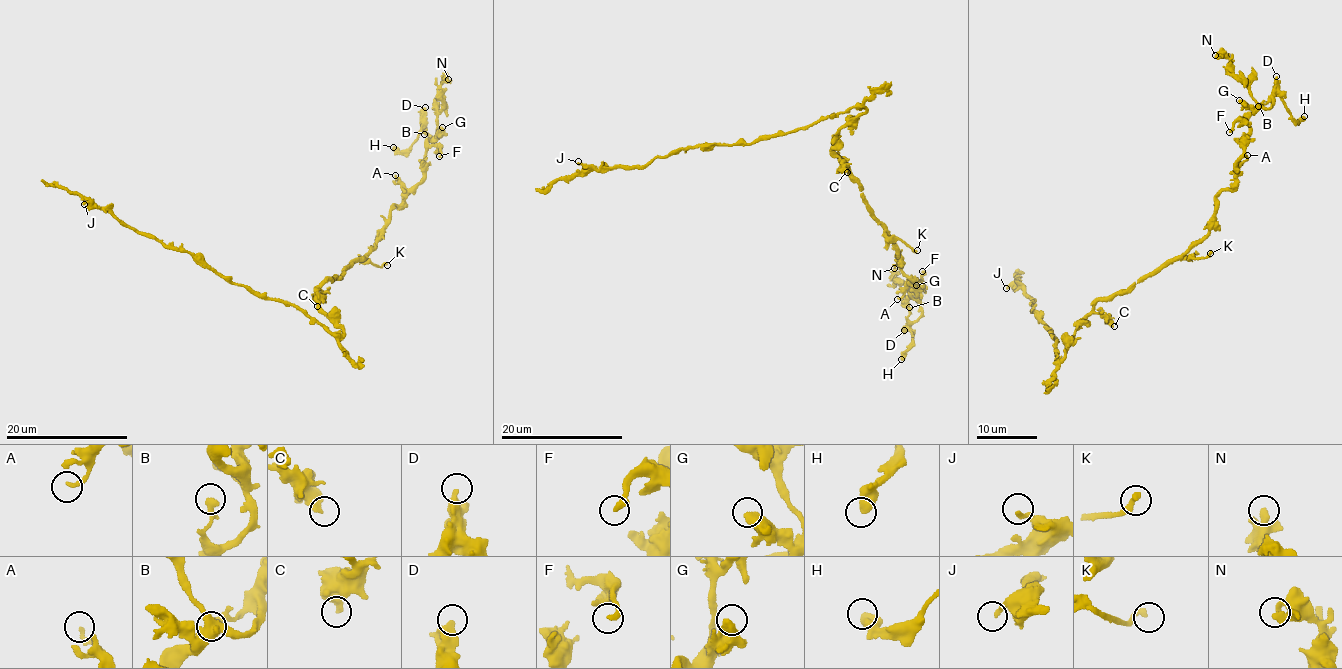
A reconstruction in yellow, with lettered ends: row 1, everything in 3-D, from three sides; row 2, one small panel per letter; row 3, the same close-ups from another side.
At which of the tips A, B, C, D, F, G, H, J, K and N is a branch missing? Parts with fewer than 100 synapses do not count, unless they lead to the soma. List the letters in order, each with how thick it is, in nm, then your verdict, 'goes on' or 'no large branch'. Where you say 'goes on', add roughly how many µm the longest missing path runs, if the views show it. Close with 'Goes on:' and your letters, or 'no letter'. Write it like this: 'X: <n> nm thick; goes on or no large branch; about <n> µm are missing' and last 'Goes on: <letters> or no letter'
A: 240 nm thick; no large branch
B: 200 nm thick; no large branch
C: 420 nm thick; no large branch
D: 400 nm thick; no large branch
F: 320 nm thick; no large branch
G: 480 nm thick; no large branch
H: 550 nm thick; no large branch
J: 220 nm thick; no large branch
K: 240 nm thick; no large branch
N: 320 nm thick; no large branch
Goes on: no letter

